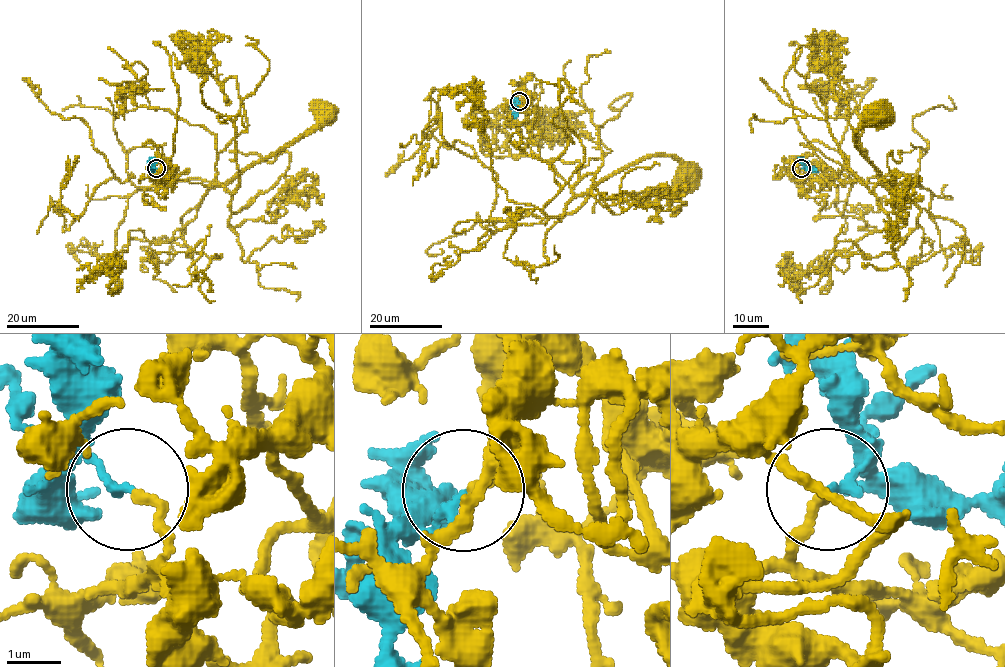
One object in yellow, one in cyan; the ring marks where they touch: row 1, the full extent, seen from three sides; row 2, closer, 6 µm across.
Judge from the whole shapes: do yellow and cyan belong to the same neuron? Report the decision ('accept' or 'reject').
accept

